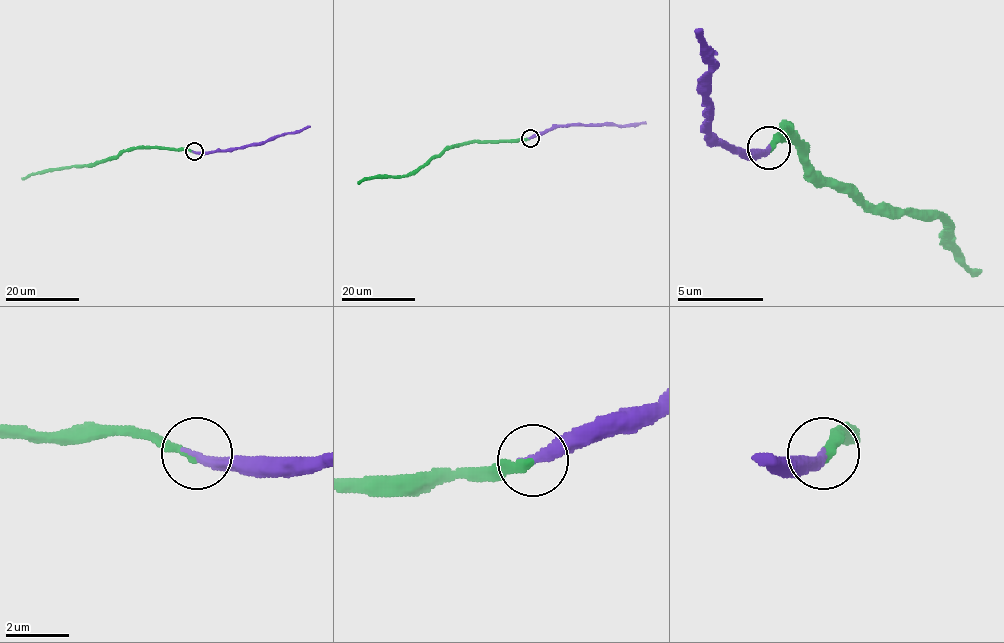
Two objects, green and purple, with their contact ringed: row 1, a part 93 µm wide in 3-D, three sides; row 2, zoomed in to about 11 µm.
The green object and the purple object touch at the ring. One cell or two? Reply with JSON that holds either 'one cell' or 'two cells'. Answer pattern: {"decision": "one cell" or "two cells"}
{"decision": "one cell"}

